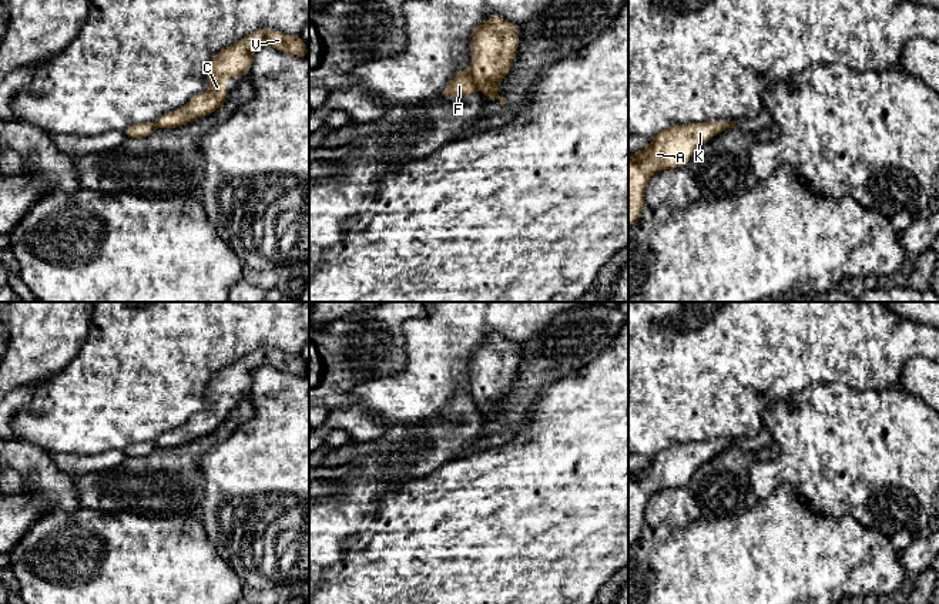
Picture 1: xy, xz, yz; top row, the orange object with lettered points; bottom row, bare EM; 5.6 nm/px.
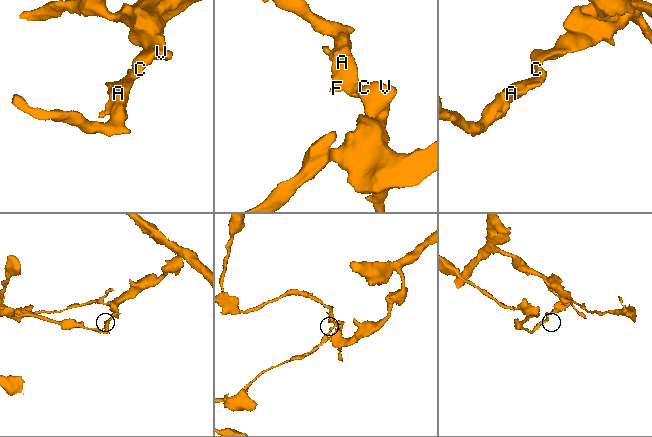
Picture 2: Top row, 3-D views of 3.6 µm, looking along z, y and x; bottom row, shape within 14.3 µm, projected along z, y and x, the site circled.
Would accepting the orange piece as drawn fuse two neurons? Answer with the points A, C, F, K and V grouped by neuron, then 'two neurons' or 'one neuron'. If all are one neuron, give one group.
A C K V / F; two neurons

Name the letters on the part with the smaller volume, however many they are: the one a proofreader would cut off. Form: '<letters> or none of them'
F

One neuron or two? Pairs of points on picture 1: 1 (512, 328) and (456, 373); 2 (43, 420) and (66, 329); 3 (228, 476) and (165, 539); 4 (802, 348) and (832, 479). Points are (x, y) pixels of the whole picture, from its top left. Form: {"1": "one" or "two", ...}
{"1": "one", "2": "two", "3": "two", "4": "two"}

